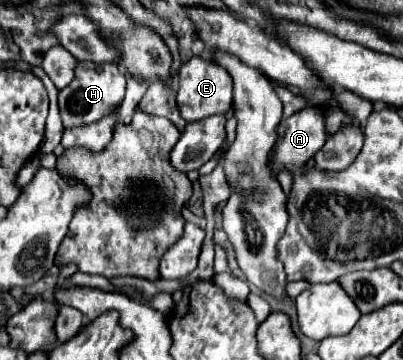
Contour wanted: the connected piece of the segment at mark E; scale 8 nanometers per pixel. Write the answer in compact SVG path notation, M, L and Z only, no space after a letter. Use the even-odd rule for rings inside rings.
M191 58L187 64L179 68L179 92L177 92L177 108L183 120L201 120L215 114L227 114L233 106L233 84L227 72L215 66L211 60Z

